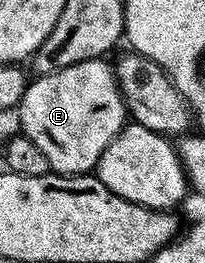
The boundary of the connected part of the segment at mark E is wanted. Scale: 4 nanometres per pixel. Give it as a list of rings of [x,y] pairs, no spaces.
[[[100,57],[97,59],[86,59],[81,61],[77,65],[69,65],[65,69],[60,71],[54,71],[48,75],[41,75],[32,78],[27,84],[23,99],[20,101],[17,108],[17,114],[19,114],[19,127],[18,130],[29,137],[29,141],[33,141],[33,145],[38,145],[41,149],[41,153],[45,153],[45,157],[49,160],[52,172],[57,175],[85,175],[94,172],[96,164],[99,163],[99,157],[101,153],[105,151],[109,145],[109,141],[113,141],[113,137],[117,137],[117,133],[121,133],[121,129],[126,127],[129,122],[129,116],[127,113],[127,106],[125,101],[121,97],[119,92],[119,86],[115,80],[115,68],[110,62],[106,63],[106,58]]]

